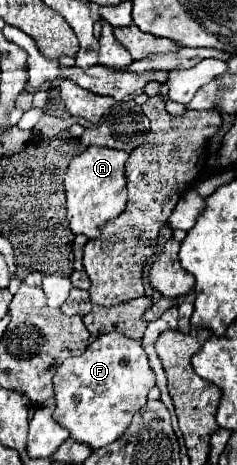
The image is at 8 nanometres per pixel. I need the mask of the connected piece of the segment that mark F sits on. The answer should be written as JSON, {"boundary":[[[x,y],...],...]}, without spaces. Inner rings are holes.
{"boundary":[[[110,332],[98,336],[82,356],[64,360],[54,374],[56,410],[54,420],[70,432],[72,440],[102,448],[118,440],[132,416],[146,404],[148,390],[156,384],[148,356],[138,340]]]}

